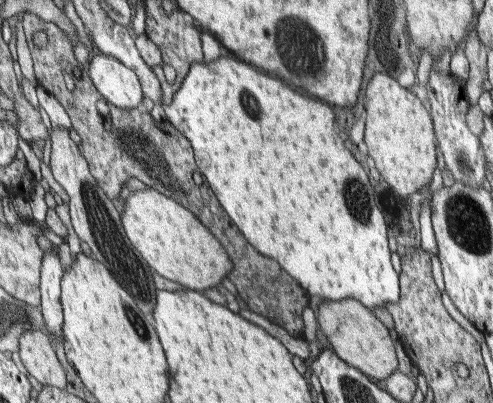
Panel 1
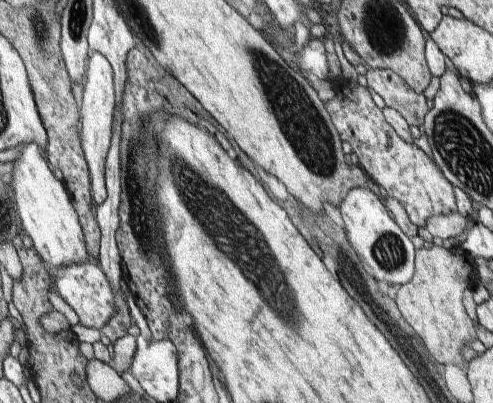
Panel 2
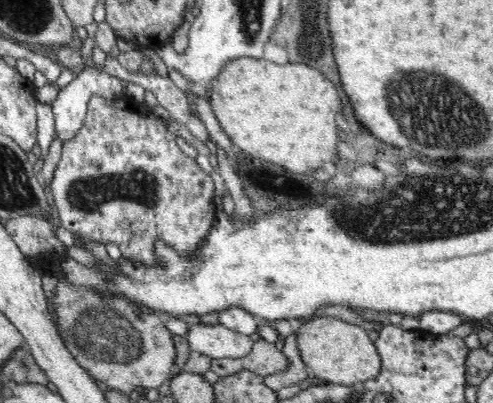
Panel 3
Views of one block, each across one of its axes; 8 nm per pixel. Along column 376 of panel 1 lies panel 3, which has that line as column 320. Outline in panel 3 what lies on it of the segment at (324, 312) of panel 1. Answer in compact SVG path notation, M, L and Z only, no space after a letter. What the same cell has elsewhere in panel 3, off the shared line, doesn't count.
M314 318L304 326L294 324L294 328L298 332L300 358L318 380L348 386L378 376L380 358L372 344L372 338L368 338L368 330L354 326L350 322L342 322L338 318Z

